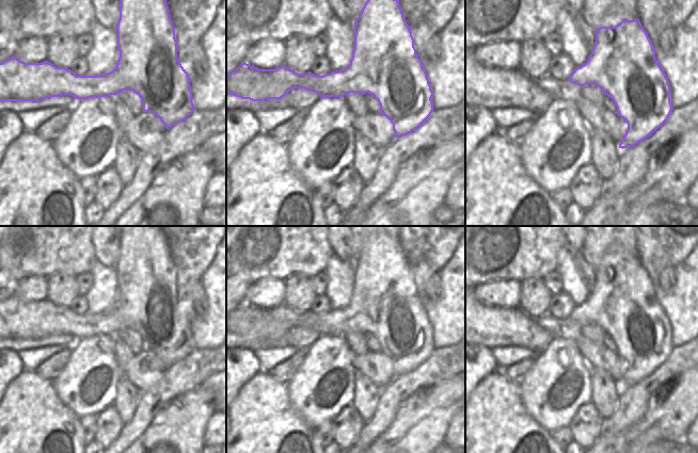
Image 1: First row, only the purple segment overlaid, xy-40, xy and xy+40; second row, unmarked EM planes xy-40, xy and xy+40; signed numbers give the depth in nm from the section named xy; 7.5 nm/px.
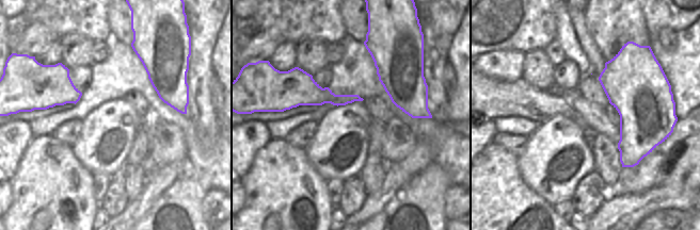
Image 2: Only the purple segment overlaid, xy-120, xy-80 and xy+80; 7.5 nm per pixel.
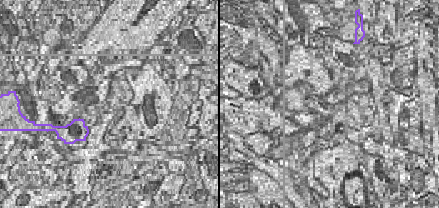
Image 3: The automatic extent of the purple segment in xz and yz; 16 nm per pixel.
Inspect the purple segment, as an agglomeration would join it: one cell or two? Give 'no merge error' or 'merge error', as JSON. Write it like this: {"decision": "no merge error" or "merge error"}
{"decision": "no merge error"}

